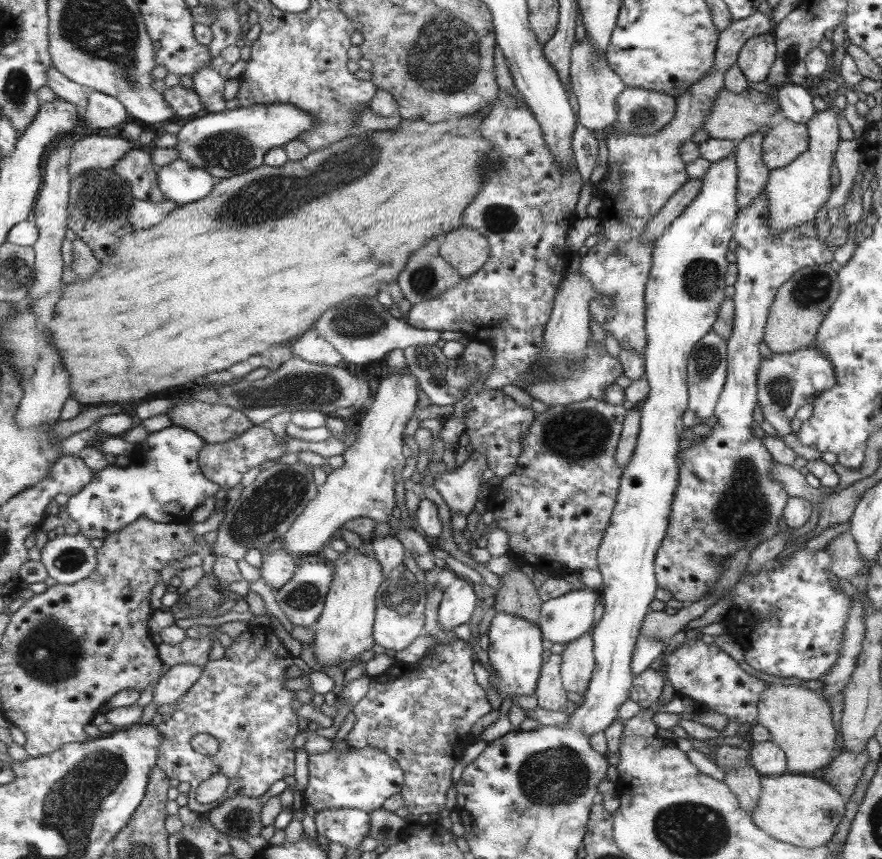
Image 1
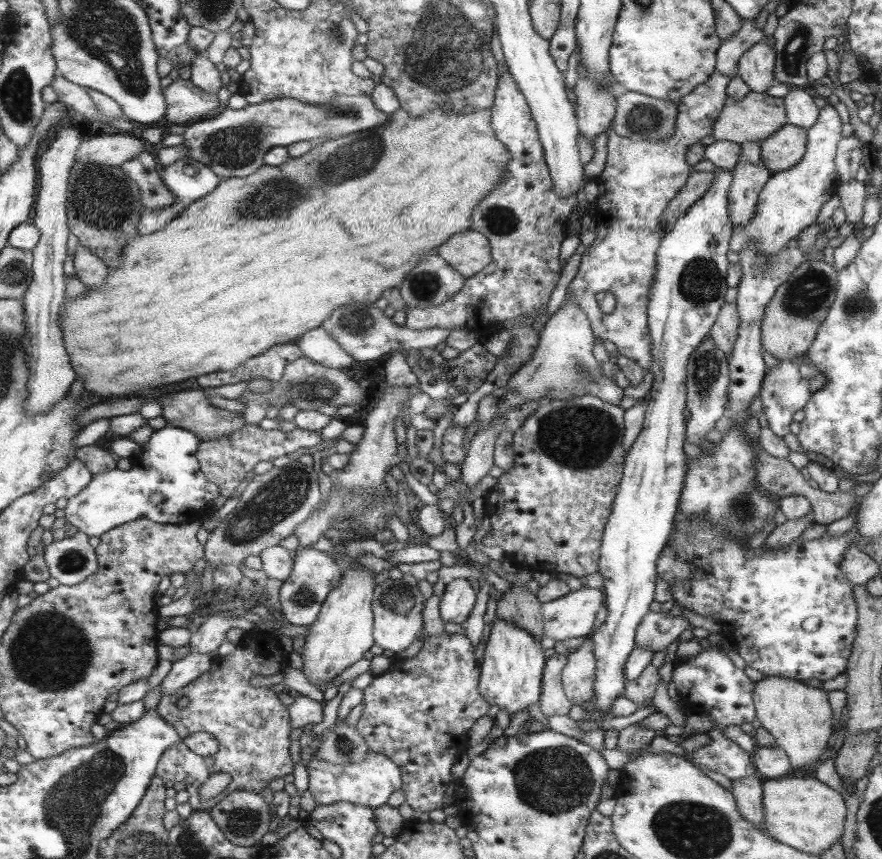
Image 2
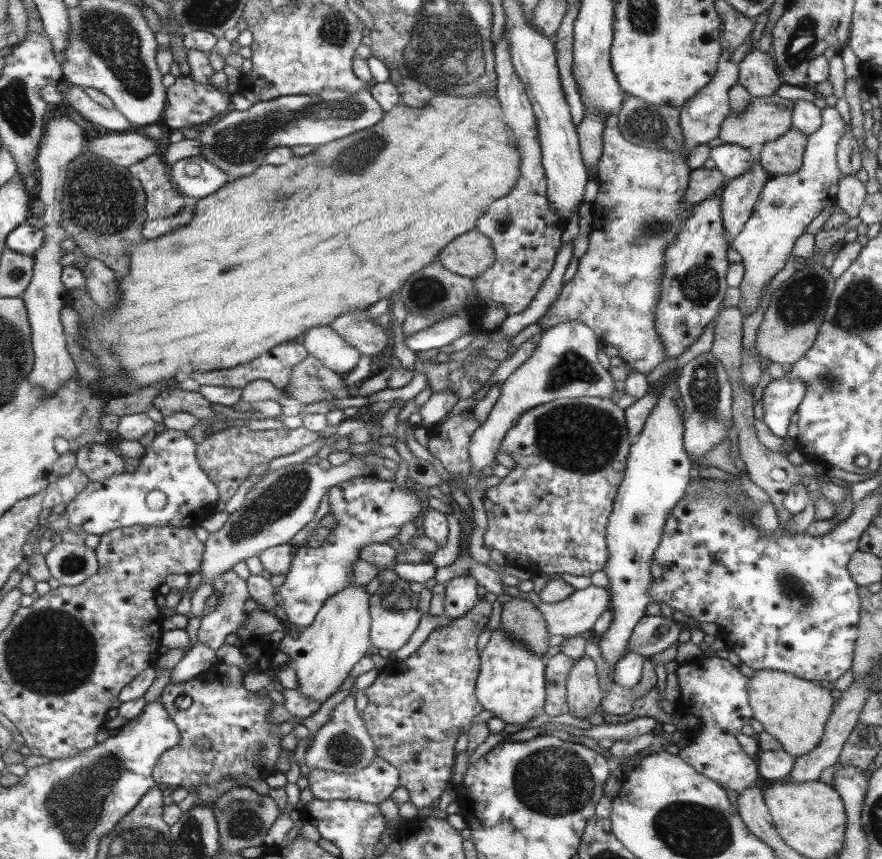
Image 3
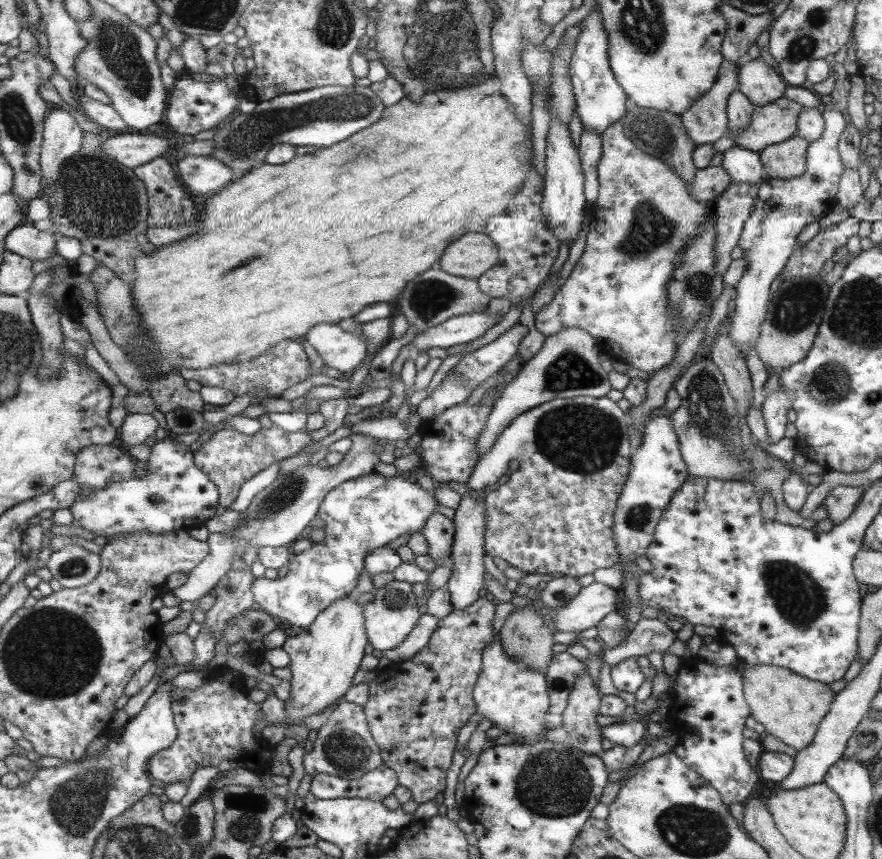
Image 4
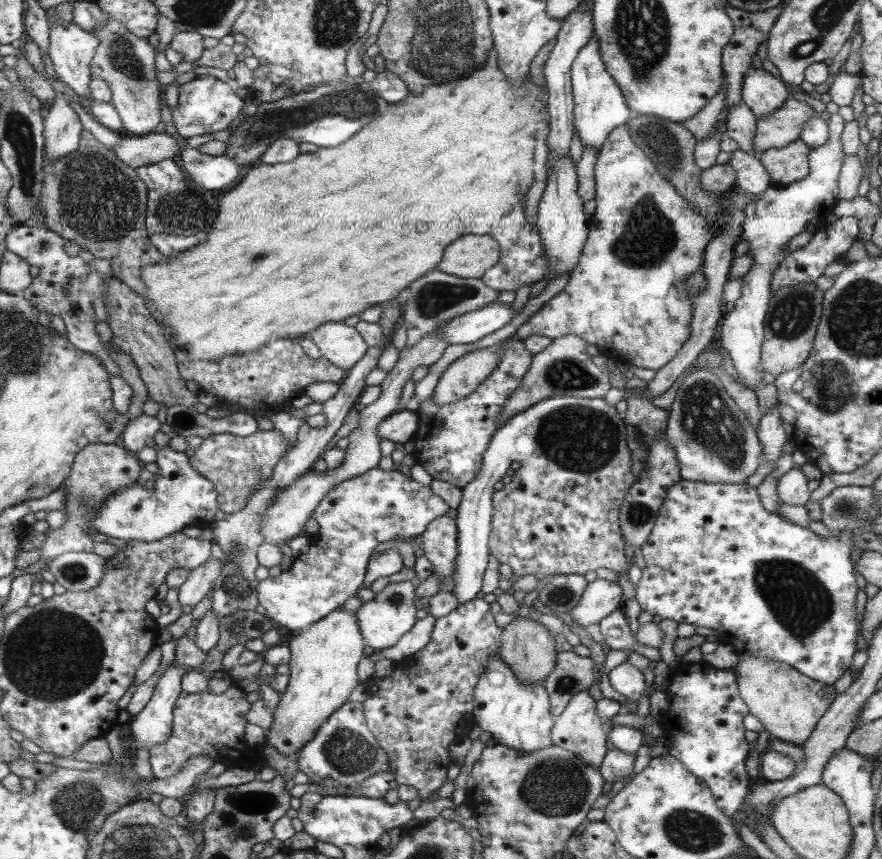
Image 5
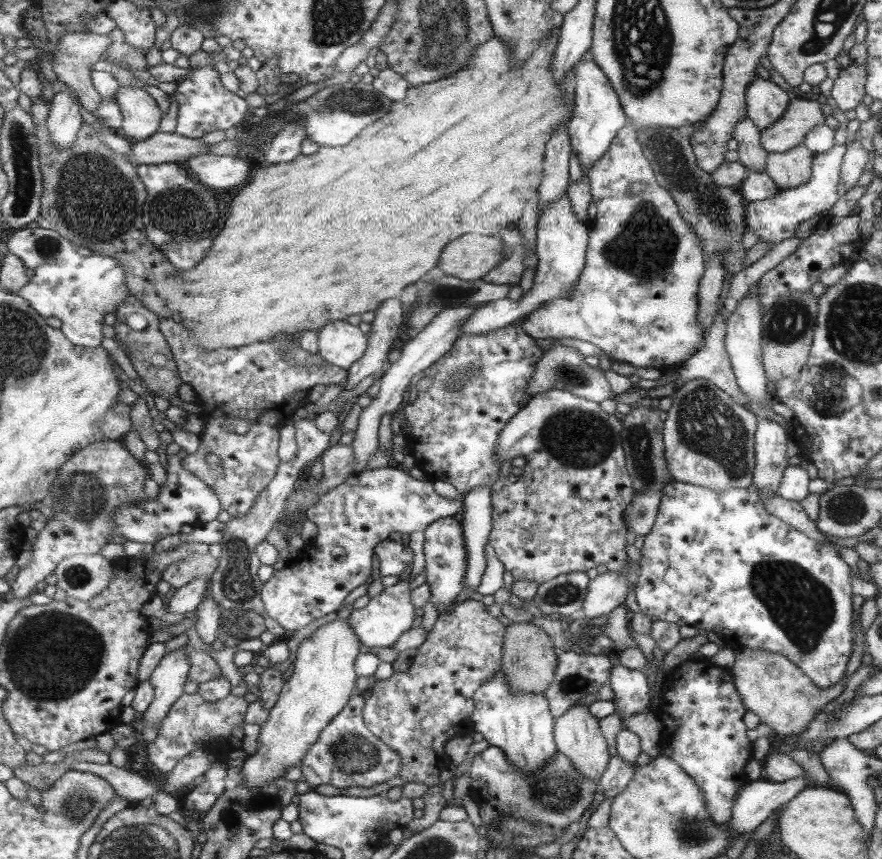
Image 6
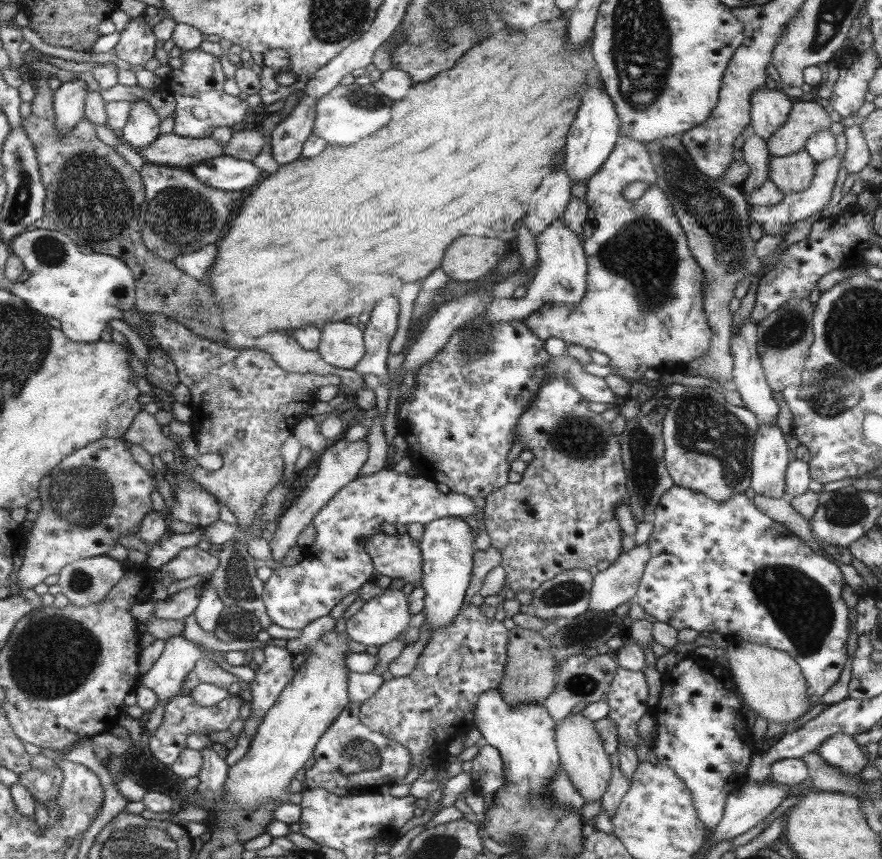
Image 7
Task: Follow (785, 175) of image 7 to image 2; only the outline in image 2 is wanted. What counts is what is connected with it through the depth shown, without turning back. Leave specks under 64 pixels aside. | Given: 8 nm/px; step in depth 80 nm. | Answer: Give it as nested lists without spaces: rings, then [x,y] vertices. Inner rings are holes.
[[[788,122],[767,139],[760,141],[760,158],[770,173],[789,171],[807,152],[809,133],[804,128]]]

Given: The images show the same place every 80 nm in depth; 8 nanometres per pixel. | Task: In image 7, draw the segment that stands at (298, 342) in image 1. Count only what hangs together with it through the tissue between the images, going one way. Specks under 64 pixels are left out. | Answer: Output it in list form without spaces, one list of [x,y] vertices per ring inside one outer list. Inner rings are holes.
[[[345,321],[320,326],[321,338],[316,351],[335,368],[352,369],[364,355],[362,330]]]

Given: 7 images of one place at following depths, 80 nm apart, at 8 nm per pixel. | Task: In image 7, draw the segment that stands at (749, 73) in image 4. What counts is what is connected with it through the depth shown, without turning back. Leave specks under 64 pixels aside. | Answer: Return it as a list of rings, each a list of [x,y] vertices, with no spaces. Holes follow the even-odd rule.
[[[764,85],[752,95],[752,132],[764,141],[776,134],[778,130],[788,120],[788,115],[792,112],[793,103],[785,93],[775,89],[767,89]]]

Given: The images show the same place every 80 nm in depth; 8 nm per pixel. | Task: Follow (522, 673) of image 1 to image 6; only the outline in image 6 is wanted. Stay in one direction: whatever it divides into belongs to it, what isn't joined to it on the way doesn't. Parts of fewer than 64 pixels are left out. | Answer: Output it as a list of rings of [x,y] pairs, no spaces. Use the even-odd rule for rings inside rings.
[[[499,672],[476,690],[474,699],[476,706],[472,717],[474,732],[479,732],[488,742],[488,746],[503,749],[517,773],[521,775],[535,773],[556,754],[553,734],[555,718],[548,708],[548,700],[543,692],[513,693],[509,689],[508,678]]]

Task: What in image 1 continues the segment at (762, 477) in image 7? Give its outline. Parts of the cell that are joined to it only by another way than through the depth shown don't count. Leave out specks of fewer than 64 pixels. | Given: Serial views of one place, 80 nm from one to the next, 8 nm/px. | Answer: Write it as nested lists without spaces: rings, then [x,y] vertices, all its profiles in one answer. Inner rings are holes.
[[[810,344],[795,352],[773,352],[769,359],[762,359],[758,368],[756,399],[762,410],[762,417],[775,429],[775,436],[780,439],[791,434],[789,421],[794,417],[795,411],[800,406],[811,403],[835,383],[832,364]]]

